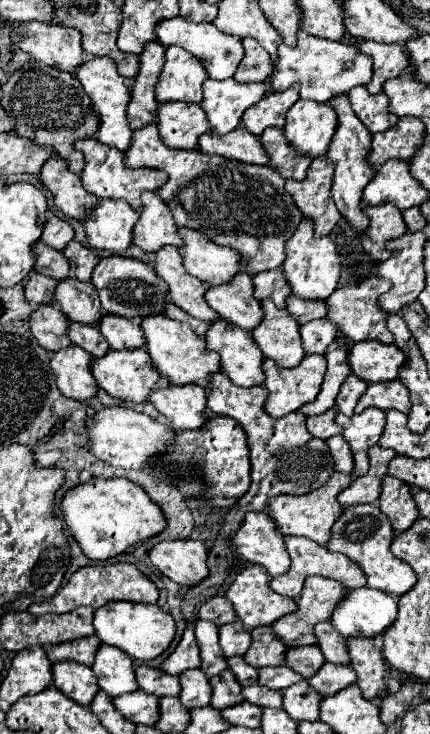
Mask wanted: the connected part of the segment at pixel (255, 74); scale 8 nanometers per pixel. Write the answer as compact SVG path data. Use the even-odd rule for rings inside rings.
M251 37L243 39L243 49L245 49L245 55L243 55L233 79L239 83L267 81L267 77L271 75L271 67L273 67L269 53L259 43L255 43L255 39L251 39Z

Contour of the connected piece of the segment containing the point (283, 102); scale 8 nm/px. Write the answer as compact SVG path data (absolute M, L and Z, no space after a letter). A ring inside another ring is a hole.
M289 87L287 91L275 95L269 93L243 113L243 125L253 135L261 135L267 127L283 127L287 109L299 101L299 87Z

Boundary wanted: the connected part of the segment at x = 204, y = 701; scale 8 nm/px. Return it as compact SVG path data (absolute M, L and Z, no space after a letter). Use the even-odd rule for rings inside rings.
M187 669L179 675L179 681L181 681L179 699L185 707L193 709L193 707L209 705L211 687L209 687L209 679L203 675L203 671Z

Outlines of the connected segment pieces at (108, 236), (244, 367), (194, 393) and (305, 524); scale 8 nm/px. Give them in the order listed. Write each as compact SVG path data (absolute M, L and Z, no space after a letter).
M99 199L97 209L83 219L87 241L95 249L107 249L111 253L121 253L131 245L131 239L133 239L131 231L133 231L133 225L137 219L139 219L139 213L135 209L131 209L127 201L123 201L123 199Z
M223 319L211 323L205 333L205 343L221 357L221 371L239 387L253 387L263 383L263 355L251 343L249 331L235 327Z
M169 385L167 389L155 389L149 395L151 405L163 413L175 429L199 429L207 421L205 389L189 385Z
M333 473L329 477L329 481L305 495L277 495L273 499L269 499L267 503L267 513L273 519L277 531L281 535L299 535L299 537L307 537L319 545L325 545L329 539L329 531L331 531L331 523L335 523L335 519L341 515L343 507L337 503L337 495L339 491L343 491L349 483L353 481L353 475L343 475L343 473Z

